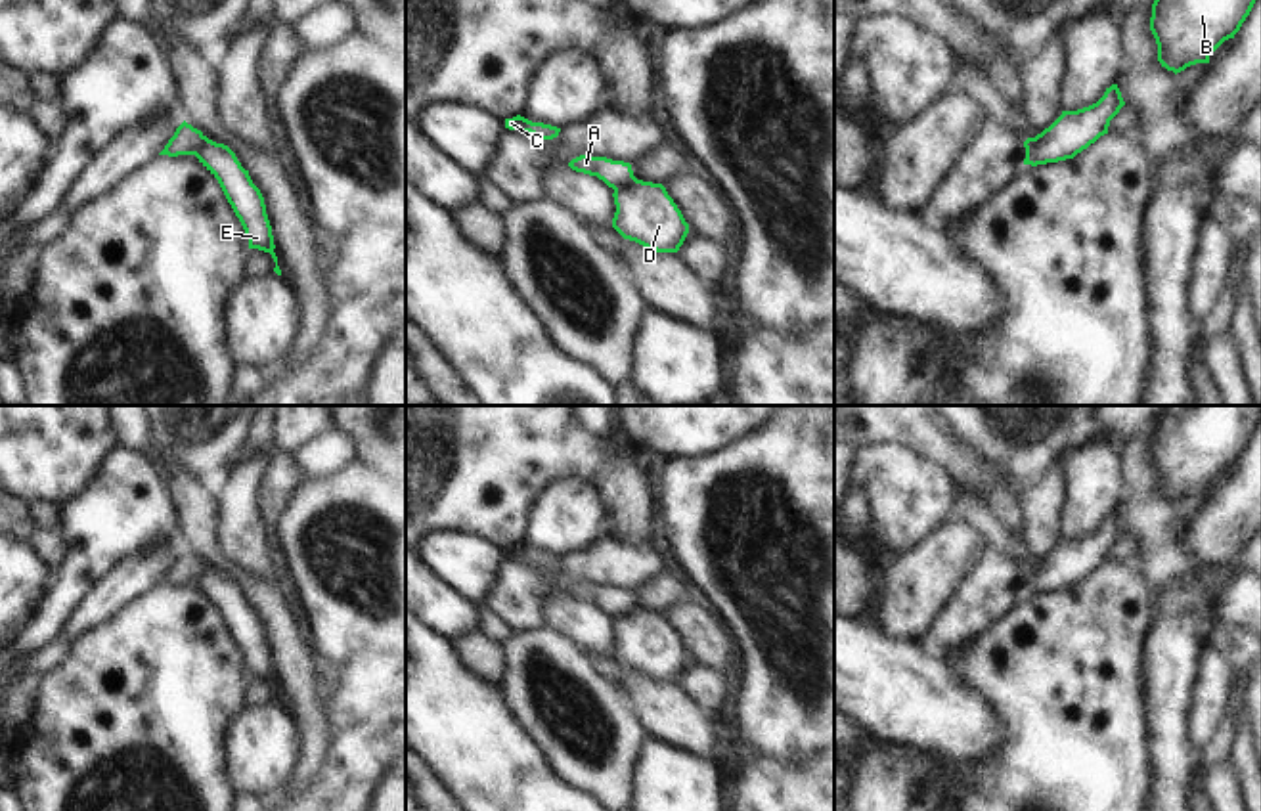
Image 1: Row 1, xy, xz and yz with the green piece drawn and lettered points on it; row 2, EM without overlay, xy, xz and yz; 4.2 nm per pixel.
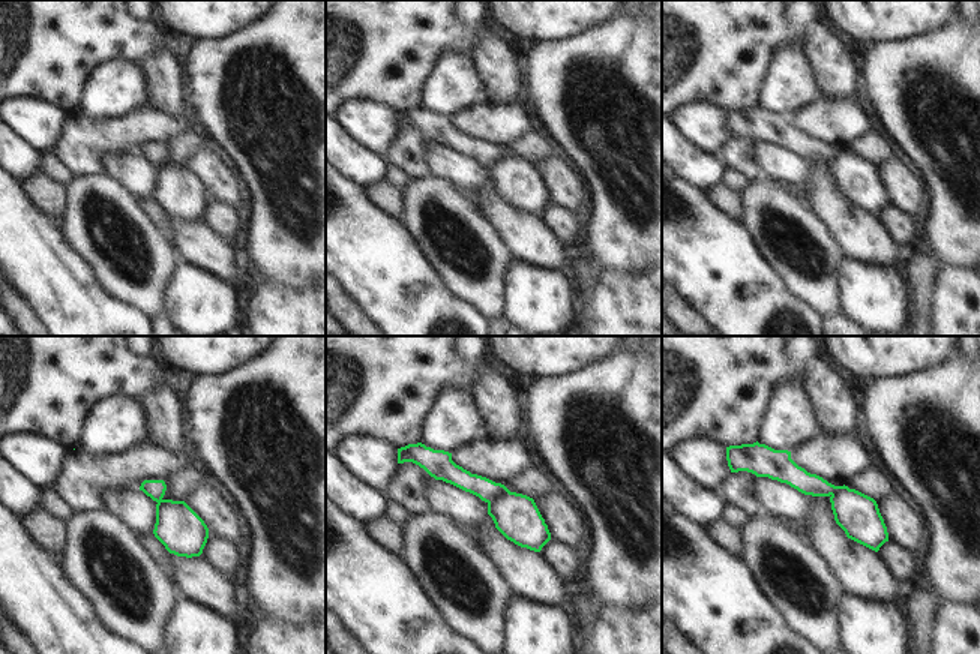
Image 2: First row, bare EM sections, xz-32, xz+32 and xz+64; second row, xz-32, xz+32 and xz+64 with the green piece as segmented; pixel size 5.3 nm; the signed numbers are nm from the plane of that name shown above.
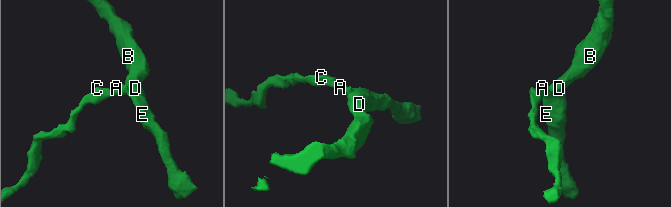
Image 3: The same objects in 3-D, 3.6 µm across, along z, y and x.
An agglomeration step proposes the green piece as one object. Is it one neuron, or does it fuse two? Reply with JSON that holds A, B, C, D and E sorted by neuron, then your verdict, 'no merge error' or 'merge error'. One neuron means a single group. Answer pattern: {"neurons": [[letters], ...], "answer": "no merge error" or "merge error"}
{"neurons": [["A", "C"], ["B", "D", "E"]], "answer": "merge error"}

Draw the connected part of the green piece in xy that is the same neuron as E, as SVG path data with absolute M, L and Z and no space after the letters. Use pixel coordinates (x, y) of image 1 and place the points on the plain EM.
M203 564L193 583L218 608L228 631L245 658L249 677L270 681L276 690L274 700L281 704L277 685L274 681L276 673L264 625L253 612L249 599L241 595L228 574L216 572L207 564Z

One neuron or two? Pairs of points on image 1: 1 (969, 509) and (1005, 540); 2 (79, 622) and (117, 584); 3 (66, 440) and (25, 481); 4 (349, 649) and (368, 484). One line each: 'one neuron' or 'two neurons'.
1: one neuron
2: one neuron
3: one neuron
4: one neuron

